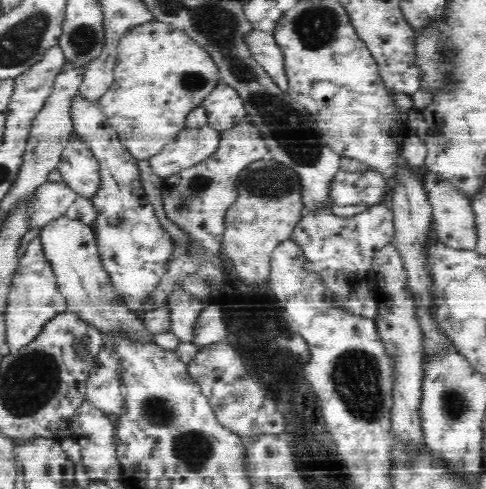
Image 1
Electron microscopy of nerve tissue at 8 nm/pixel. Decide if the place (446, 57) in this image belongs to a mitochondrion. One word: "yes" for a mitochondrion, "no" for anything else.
yes

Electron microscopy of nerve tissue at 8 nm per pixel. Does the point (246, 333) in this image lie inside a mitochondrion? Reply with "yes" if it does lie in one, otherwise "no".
no

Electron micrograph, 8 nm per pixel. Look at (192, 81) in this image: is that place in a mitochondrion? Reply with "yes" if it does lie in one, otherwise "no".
yes

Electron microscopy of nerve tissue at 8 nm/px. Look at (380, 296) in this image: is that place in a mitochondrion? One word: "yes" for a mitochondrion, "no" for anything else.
no

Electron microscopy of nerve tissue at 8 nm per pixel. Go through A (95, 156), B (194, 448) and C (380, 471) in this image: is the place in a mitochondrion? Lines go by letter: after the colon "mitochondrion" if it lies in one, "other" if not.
A: other
B: mitochondrion
C: other

